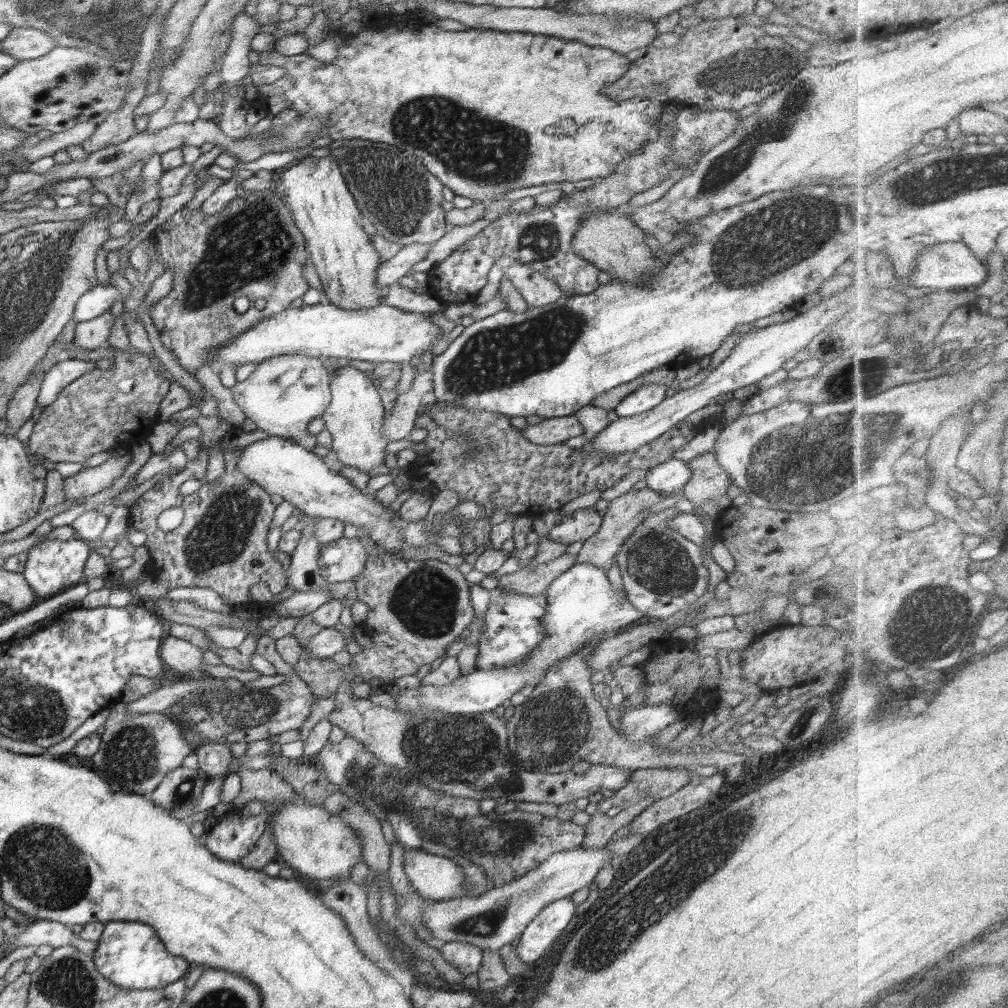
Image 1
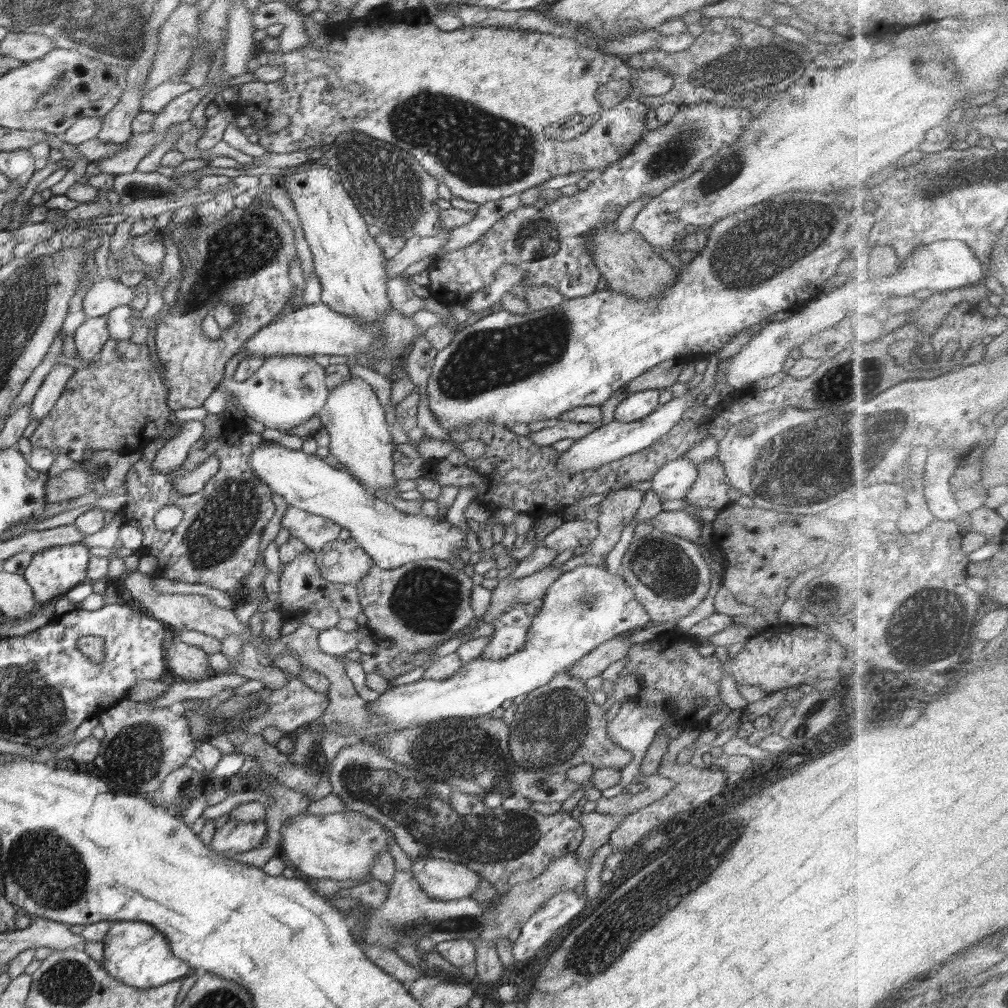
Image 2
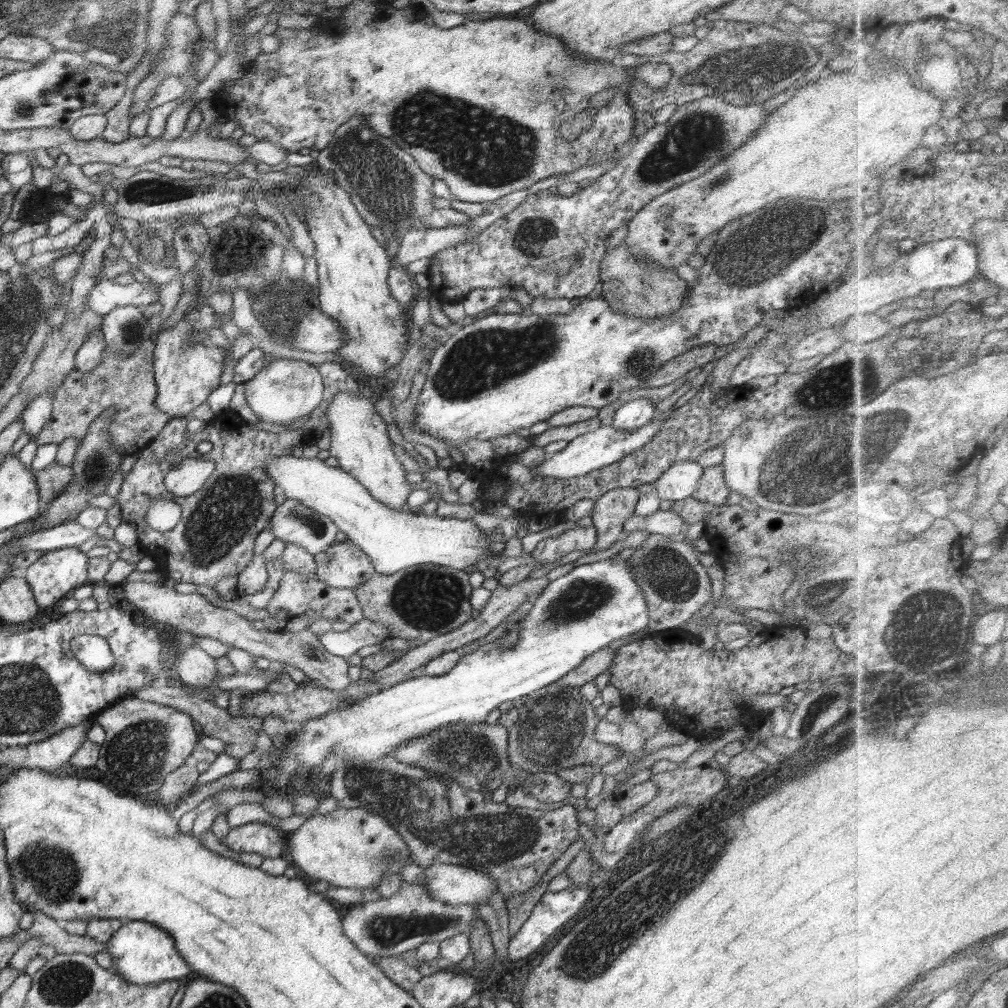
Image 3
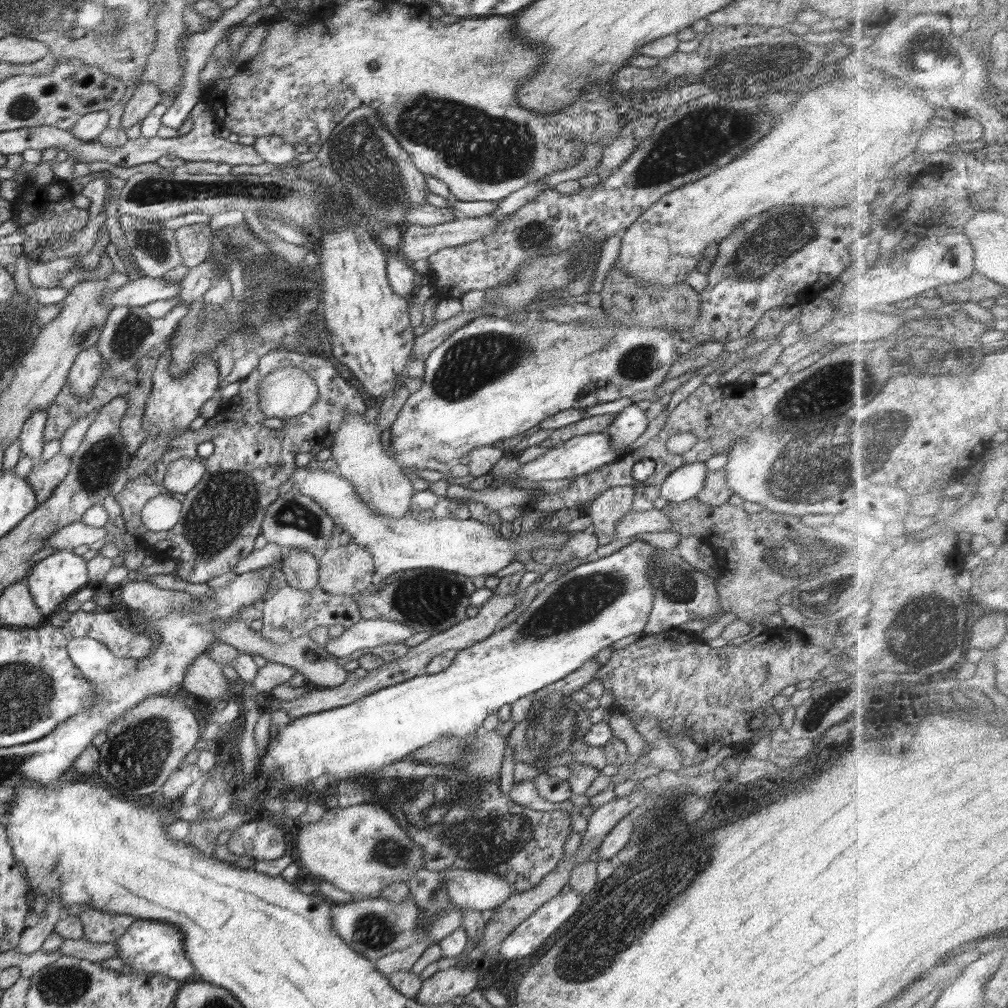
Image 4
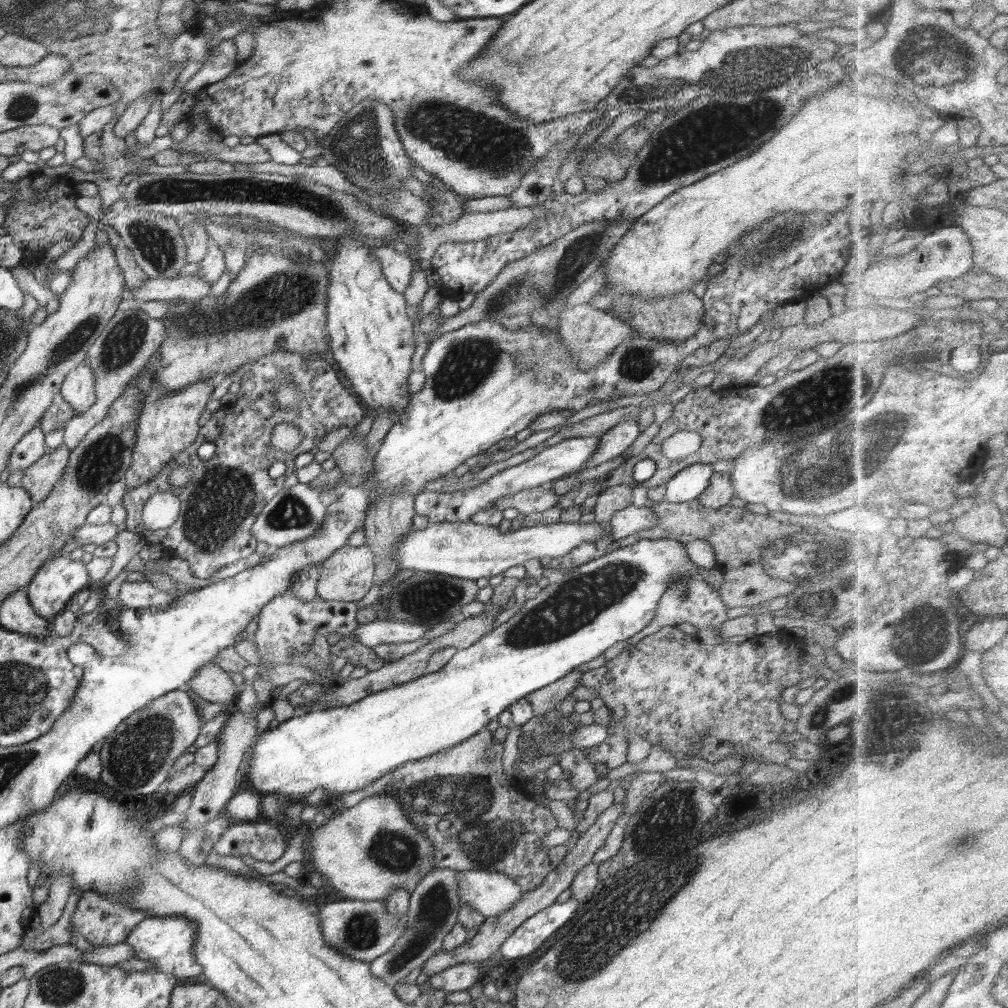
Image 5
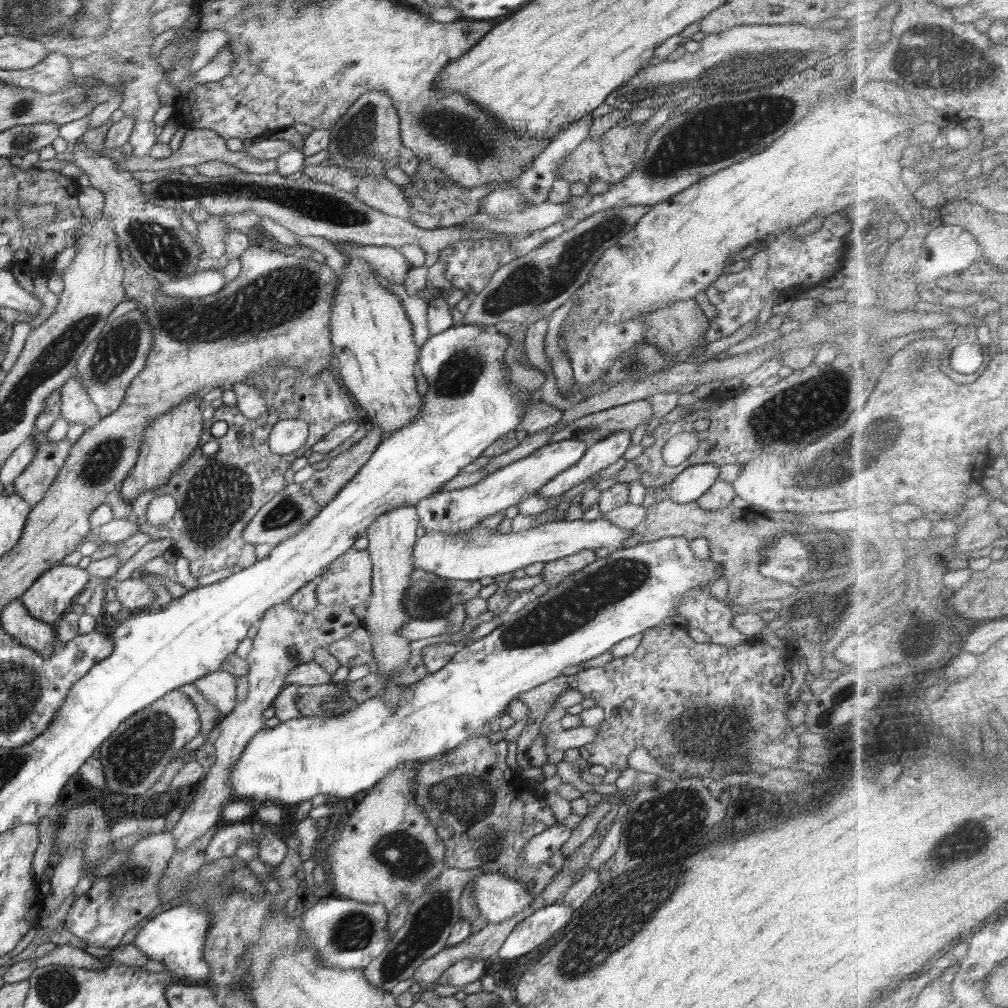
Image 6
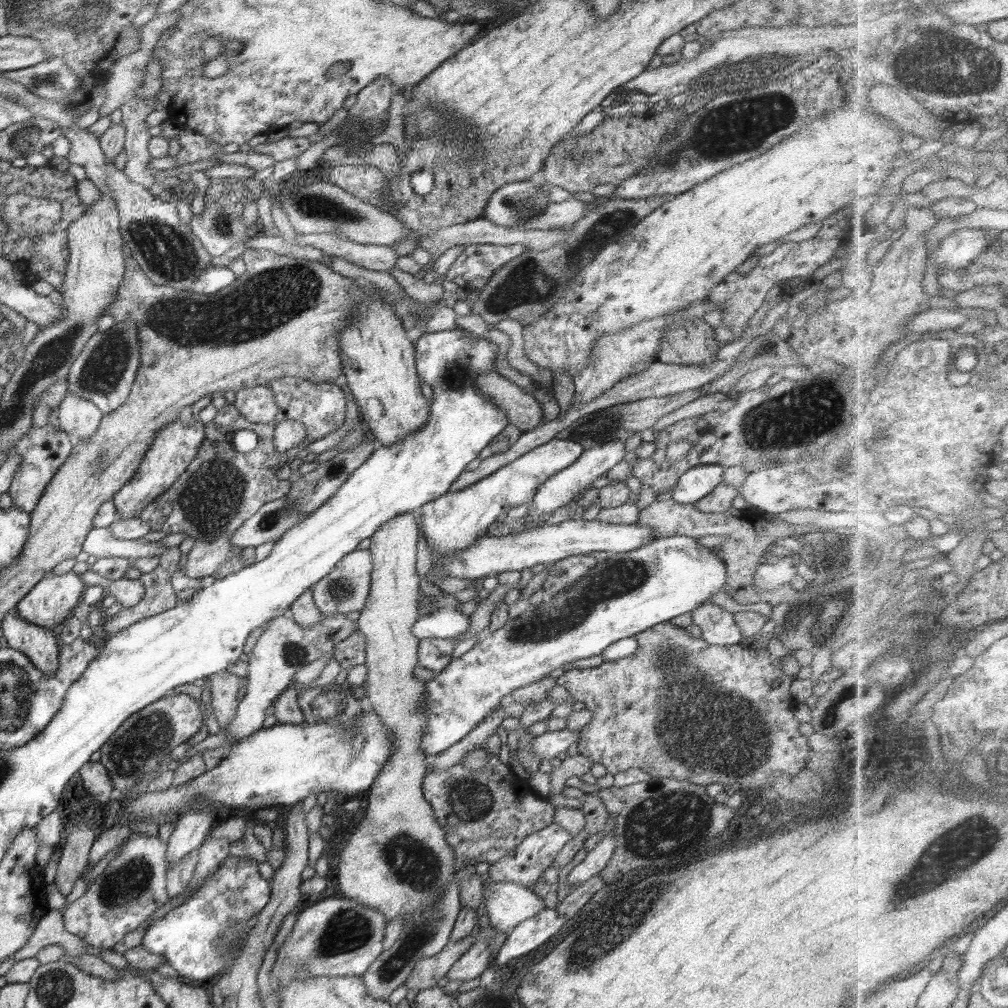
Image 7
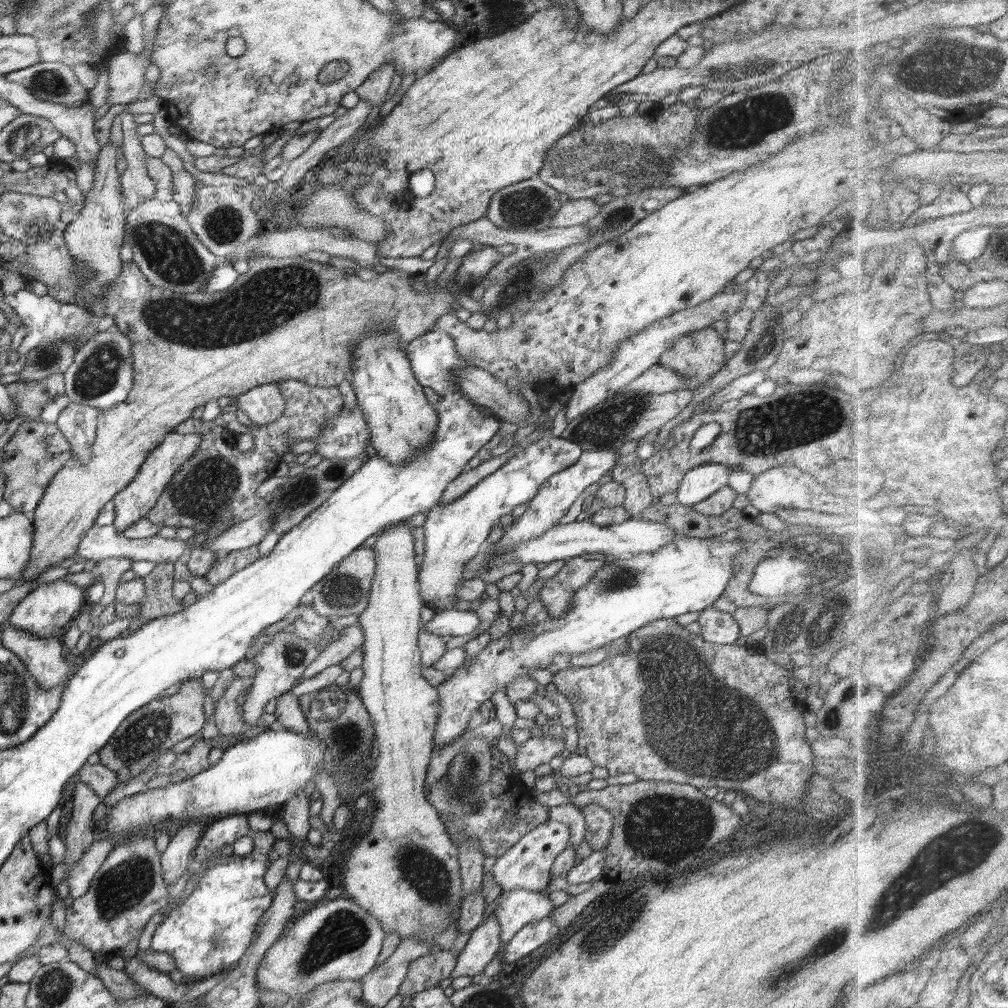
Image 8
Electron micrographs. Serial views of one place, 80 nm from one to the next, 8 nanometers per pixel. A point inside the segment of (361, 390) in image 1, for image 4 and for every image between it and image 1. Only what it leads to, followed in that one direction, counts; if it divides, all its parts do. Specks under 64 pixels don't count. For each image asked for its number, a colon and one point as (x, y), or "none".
2: (360, 438)
3: (360, 442)
4: (376, 477)

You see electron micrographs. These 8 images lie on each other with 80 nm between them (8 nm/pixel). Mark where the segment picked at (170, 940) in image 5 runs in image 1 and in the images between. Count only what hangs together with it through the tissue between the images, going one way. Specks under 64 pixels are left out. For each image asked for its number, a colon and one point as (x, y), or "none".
1: (130, 954)
2: (135, 953)
3: (143, 953)
4: (150, 948)

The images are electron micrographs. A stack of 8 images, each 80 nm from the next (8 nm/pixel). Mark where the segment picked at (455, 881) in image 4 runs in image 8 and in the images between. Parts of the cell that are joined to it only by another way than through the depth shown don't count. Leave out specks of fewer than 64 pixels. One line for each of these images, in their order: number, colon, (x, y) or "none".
5: (490, 893)
6: (499, 897)
7: (508, 904)
8: (516, 908)

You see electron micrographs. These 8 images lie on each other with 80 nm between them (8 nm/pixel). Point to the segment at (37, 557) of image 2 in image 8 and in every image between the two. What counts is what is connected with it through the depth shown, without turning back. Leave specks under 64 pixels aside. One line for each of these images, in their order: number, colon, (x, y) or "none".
3: (57, 572)
4: (52, 580)
5: (54, 585)
6: (49, 599)
7: (50, 602)
8: (48, 611)

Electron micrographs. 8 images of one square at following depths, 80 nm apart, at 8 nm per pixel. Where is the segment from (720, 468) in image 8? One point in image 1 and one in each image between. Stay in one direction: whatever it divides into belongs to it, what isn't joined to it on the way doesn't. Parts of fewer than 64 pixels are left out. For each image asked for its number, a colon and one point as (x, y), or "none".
1: (670, 477)
2: (673, 480)
3: (679, 482)
4: (684, 483)
5: (688, 484)
6: (693, 482)
7: (699, 481)

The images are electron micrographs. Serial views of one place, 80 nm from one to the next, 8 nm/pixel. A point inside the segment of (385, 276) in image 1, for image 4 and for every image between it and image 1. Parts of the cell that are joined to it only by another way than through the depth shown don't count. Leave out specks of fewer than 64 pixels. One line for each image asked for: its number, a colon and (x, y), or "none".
2: (416, 248)
3: (416, 244)
4: (418, 242)

